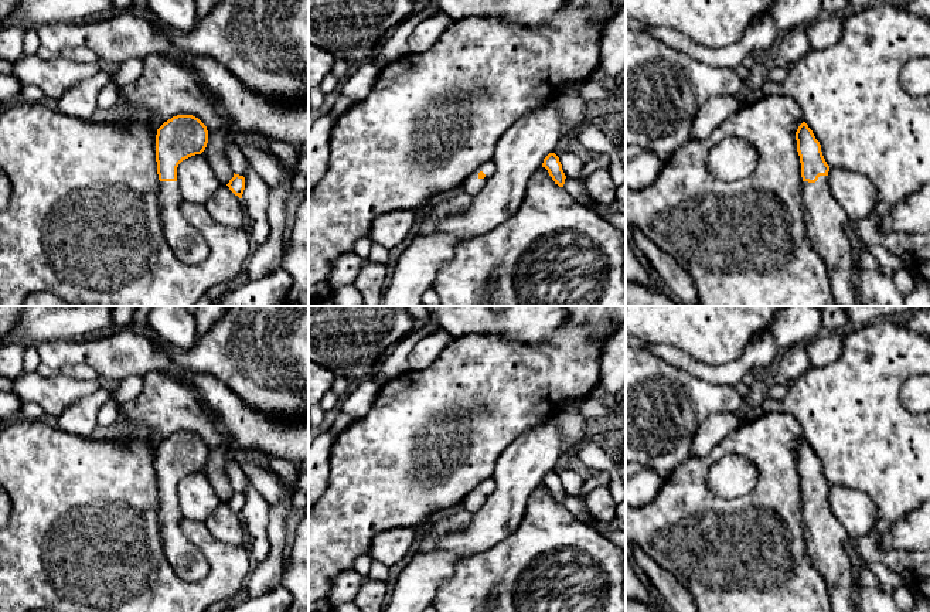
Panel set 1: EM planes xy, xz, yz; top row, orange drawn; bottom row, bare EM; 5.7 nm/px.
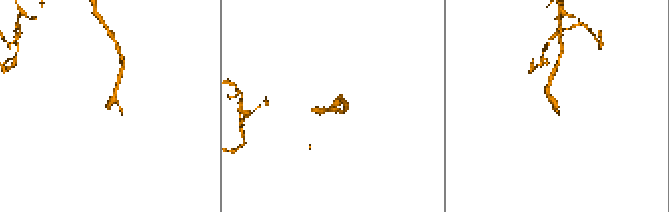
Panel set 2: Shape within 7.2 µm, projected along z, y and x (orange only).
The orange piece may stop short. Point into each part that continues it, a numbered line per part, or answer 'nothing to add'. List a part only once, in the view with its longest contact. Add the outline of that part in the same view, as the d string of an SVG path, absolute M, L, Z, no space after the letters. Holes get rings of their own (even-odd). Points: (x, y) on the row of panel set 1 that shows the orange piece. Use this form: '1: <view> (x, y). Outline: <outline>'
1: yz (825, 223). Outline: M820 176L815 183L803 183L803 211L807 237L829 275L834 306L855 306L858 268L845 230L849 220L835 203L827 176Z

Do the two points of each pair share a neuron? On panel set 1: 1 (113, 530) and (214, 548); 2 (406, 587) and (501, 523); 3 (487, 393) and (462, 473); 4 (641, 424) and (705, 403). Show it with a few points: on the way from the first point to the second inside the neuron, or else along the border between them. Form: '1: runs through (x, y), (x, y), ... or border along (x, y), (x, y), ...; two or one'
1: runs through (145, 561), (171, 588), (201, 588), (210, 580); one
2: runs through (431, 570), (455, 546), (477, 536); one
3: runs through (474, 414), (473, 455); one
4: runs through (657, 408), (671, 403), (690, 403); one

